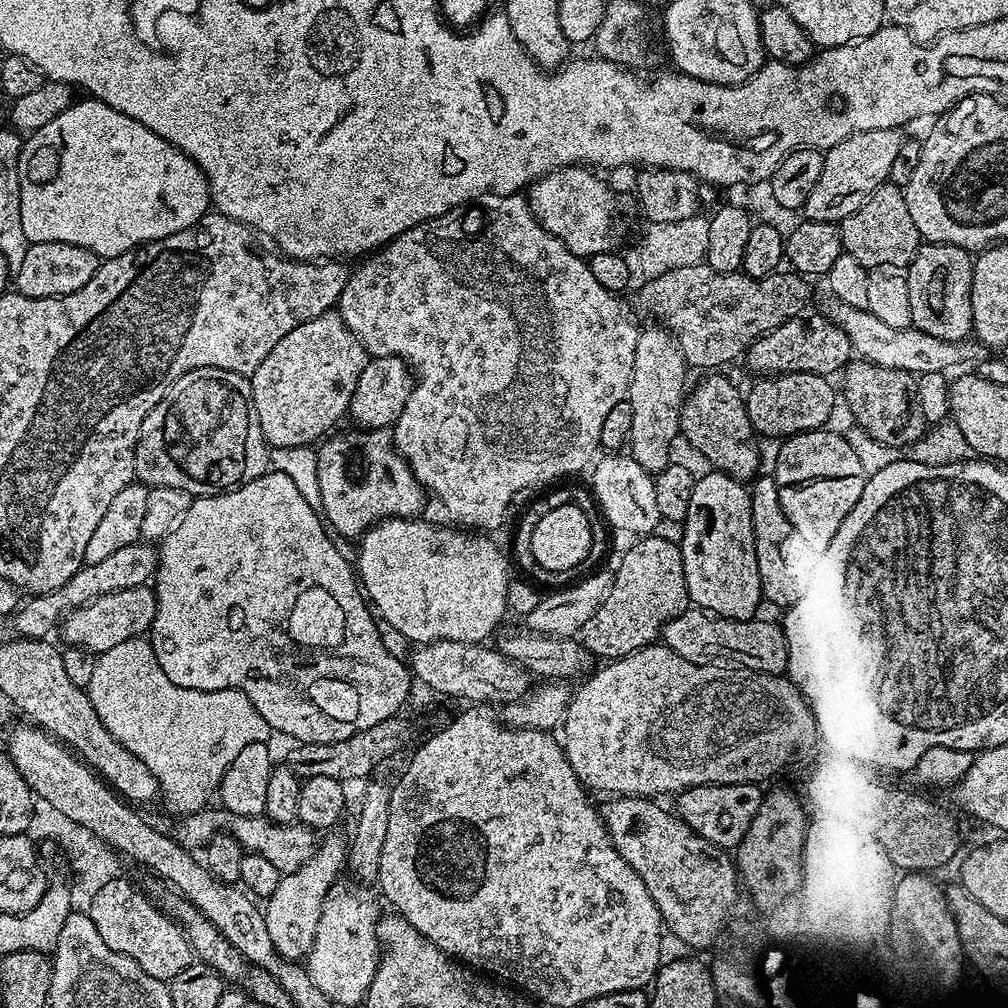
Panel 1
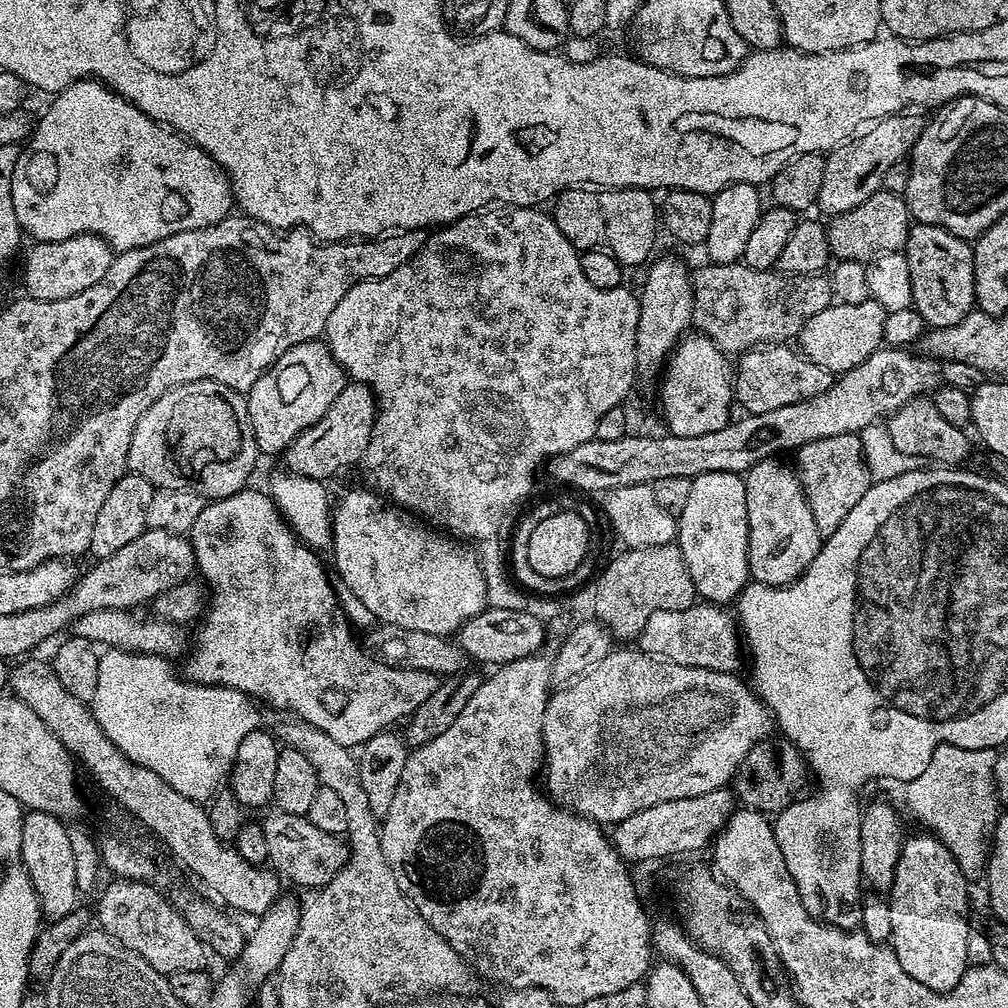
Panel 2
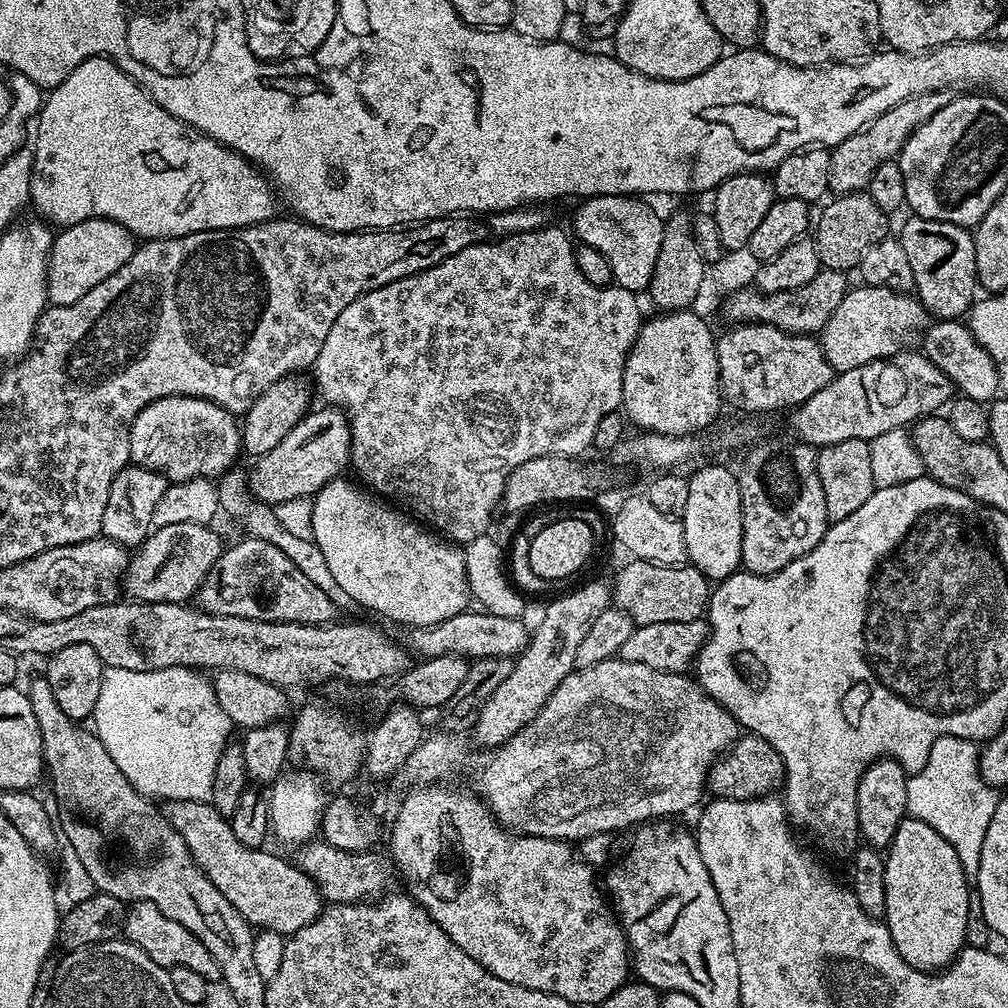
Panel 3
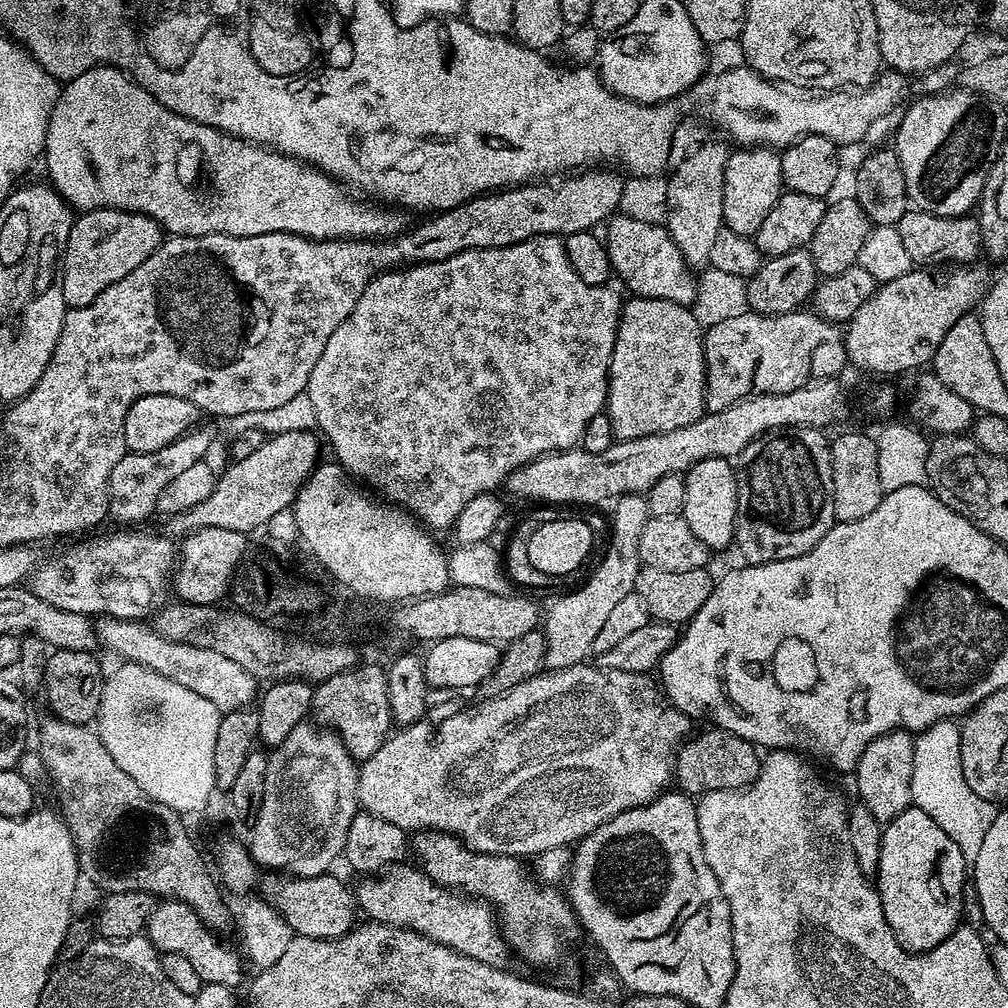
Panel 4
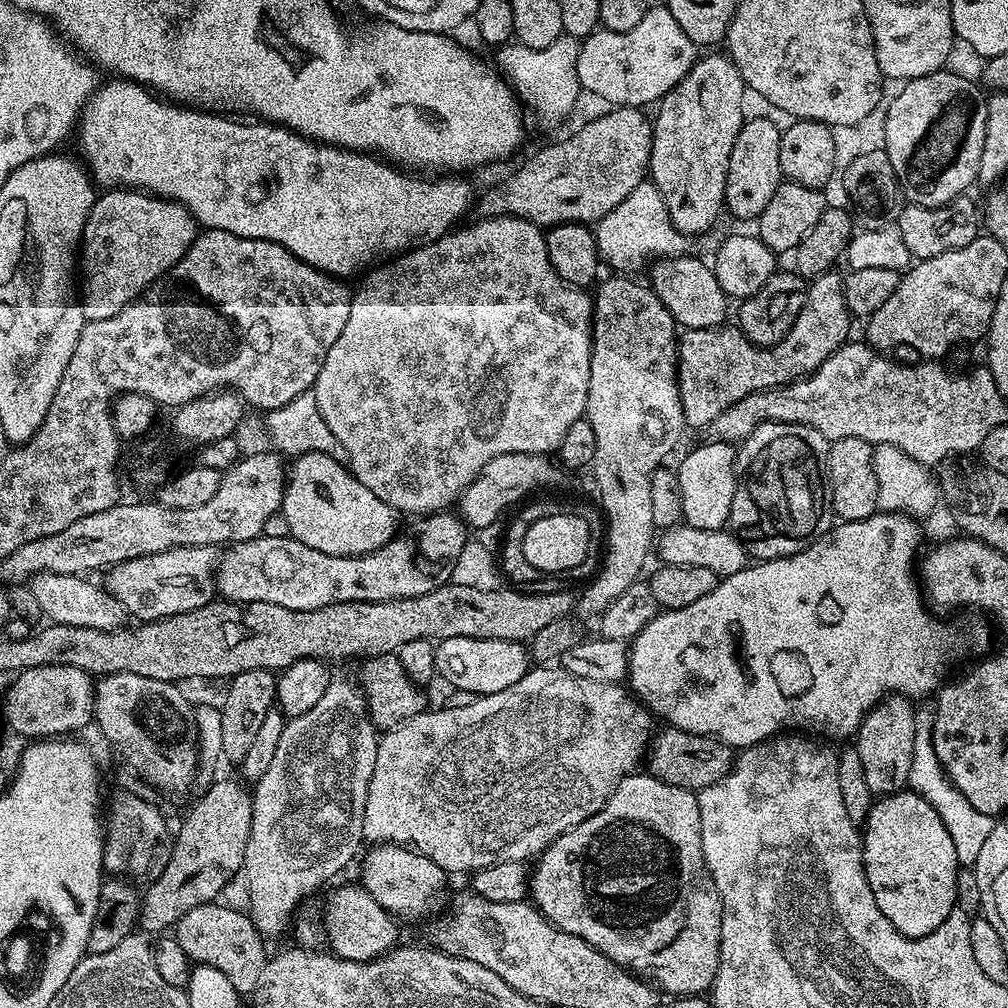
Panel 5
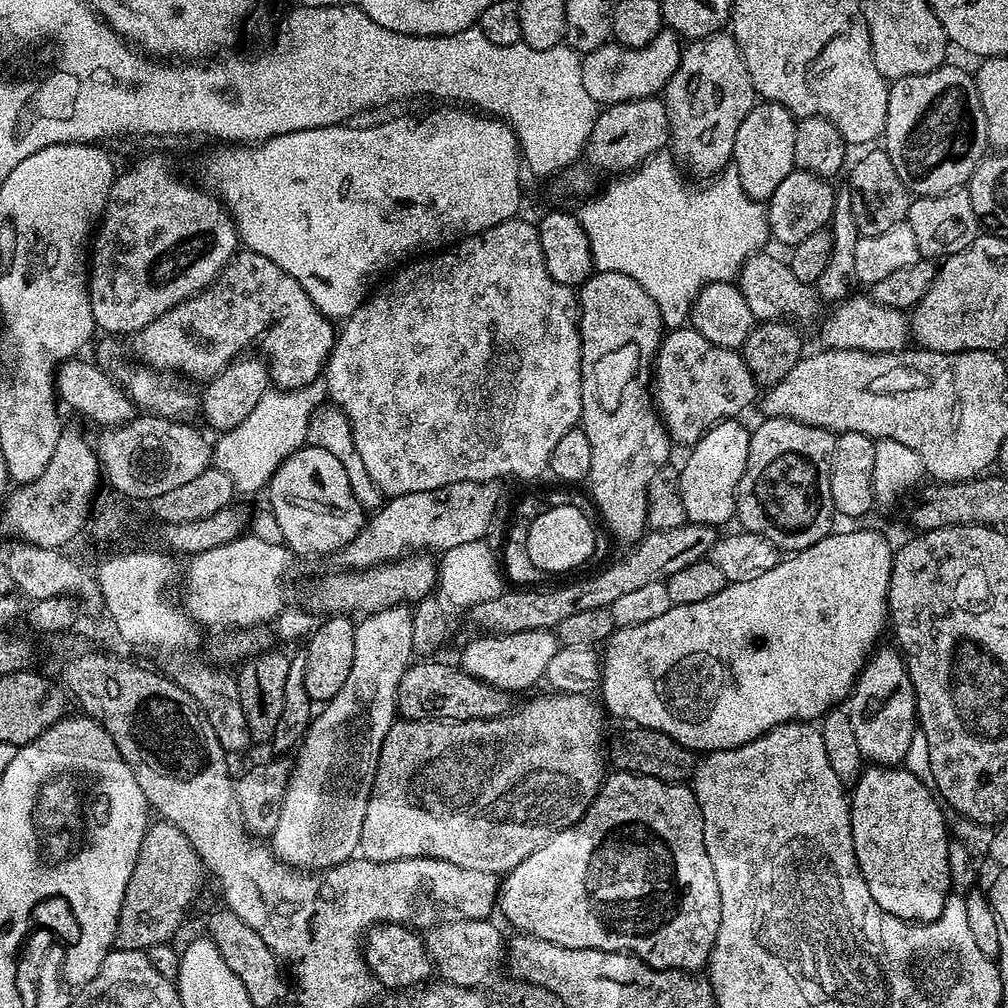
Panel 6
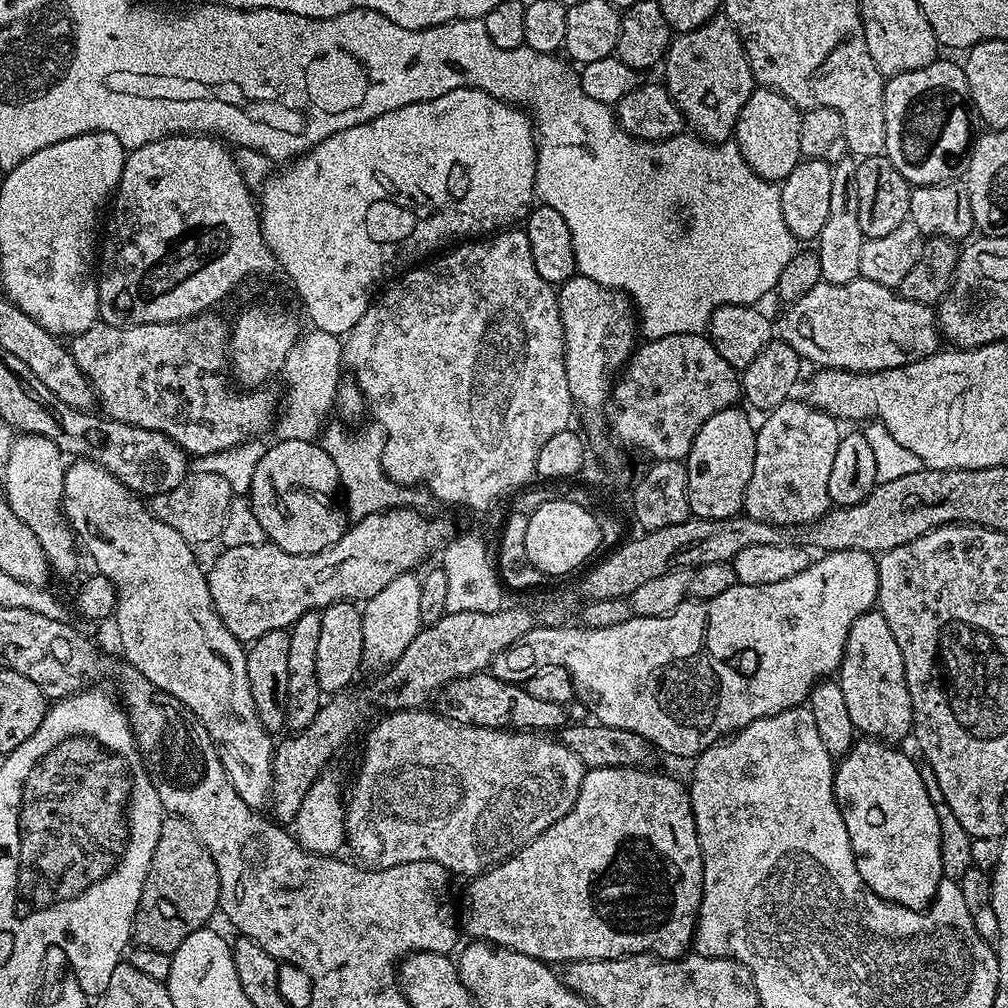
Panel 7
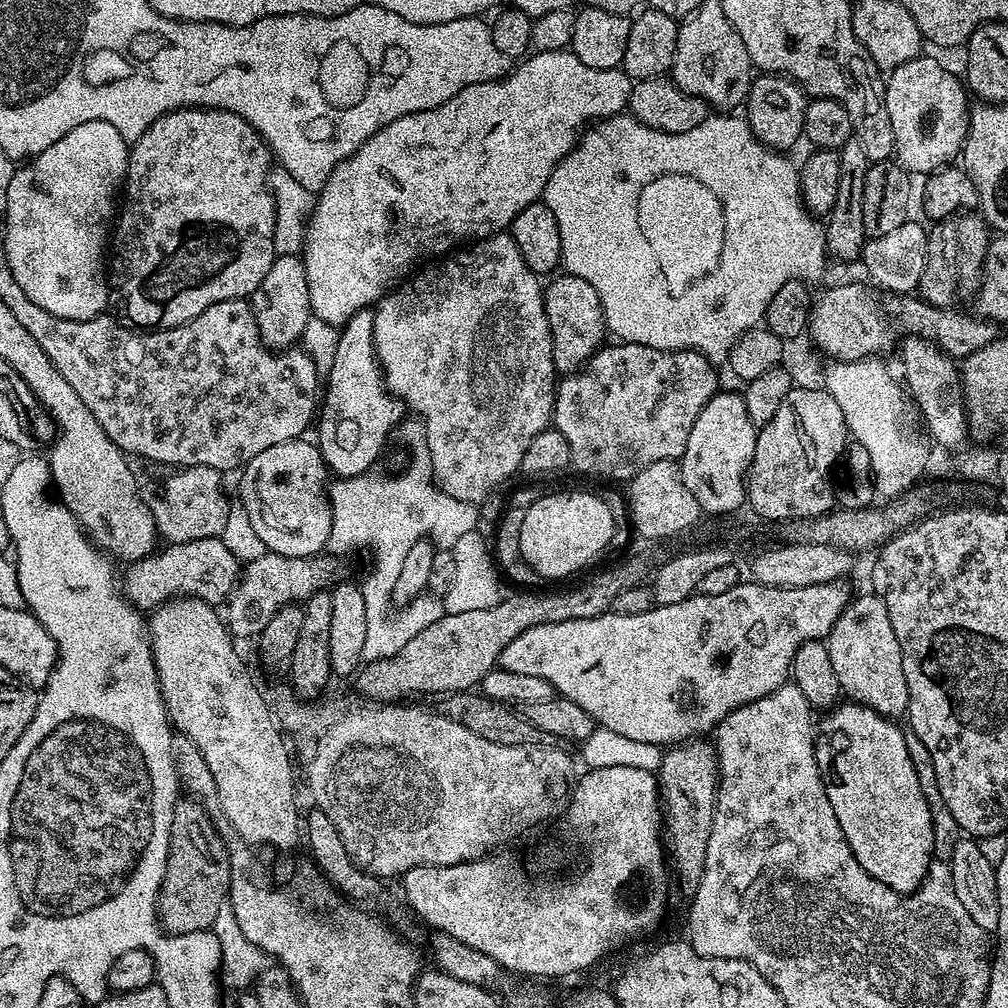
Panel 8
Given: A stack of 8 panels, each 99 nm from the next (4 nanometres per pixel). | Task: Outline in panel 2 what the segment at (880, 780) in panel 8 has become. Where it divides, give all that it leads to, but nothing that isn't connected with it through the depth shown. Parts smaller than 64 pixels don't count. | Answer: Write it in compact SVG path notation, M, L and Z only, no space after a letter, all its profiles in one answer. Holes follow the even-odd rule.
M909 835L905 839L898 858L898 866L894 870L894 882L886 900L891 915L890 947L896 953L898 962L902 962L902 970L906 970L910 978L922 982L922 986L930 986L930 990L935 992L949 992L954 990L954 986L958 986L962 974L970 966L966 954L970 884L965 880L954 854L950 854L948 847L937 840L935 835L923 835Z

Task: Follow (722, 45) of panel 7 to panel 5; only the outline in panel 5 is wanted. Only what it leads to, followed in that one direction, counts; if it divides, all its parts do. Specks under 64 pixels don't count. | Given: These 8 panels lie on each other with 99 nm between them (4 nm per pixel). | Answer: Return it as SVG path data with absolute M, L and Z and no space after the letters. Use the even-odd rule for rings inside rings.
M701 55L693 68L686 74L686 78L682 78L682 82L678 82L678 86L674 86L674 90L670 90L664 97L659 100L658 107L654 112L654 123L652 126L652 157L648 160L648 171L650 173L651 183L655 184L659 190L664 205L668 207L668 217L672 220L672 225L681 232L685 237L700 236L703 232L708 232L716 224L720 212L725 211L724 195L726 194L726 174L730 166L730 154L734 150L734 138L738 138L740 127L744 125L746 113L744 113L744 92L746 93L746 85L744 79L740 77L740 71L737 70L736 64L727 55L721 56L704 56Z

